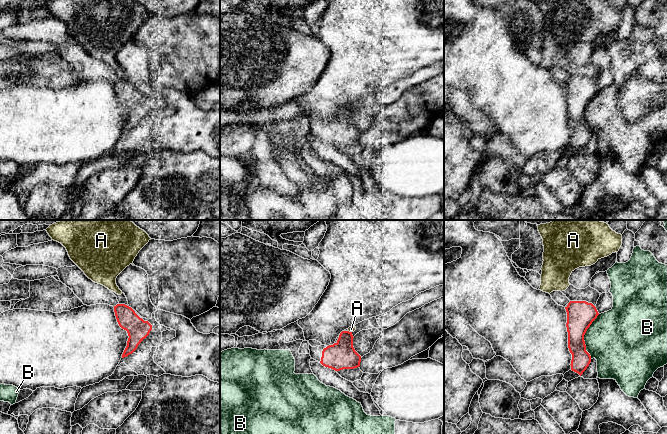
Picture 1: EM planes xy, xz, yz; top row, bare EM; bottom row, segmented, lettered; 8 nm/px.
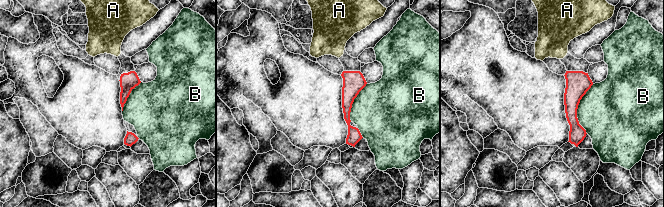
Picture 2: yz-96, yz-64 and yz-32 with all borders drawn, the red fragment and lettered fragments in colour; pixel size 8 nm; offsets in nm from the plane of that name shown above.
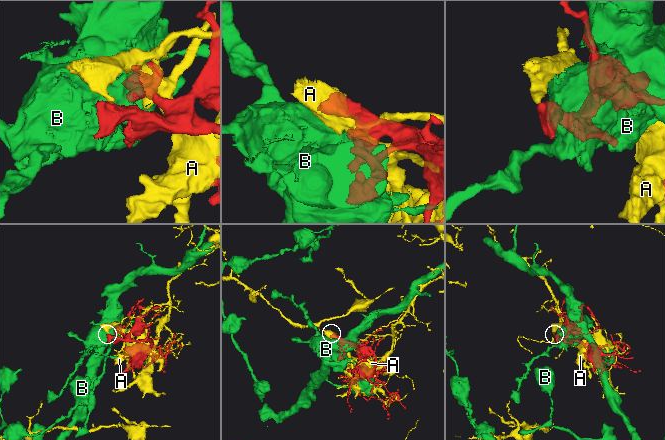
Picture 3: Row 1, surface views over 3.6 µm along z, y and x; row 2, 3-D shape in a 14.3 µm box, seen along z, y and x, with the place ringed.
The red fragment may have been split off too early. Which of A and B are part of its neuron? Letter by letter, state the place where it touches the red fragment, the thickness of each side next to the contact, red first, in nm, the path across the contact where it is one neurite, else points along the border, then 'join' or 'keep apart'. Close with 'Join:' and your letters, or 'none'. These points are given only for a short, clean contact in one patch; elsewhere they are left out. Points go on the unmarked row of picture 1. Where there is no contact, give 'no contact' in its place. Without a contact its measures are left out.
A: xz (350, 108) | 220/50 nm | keep apart
B: yz (583, 112) | 220/440 nm | keep apart
Join: none

